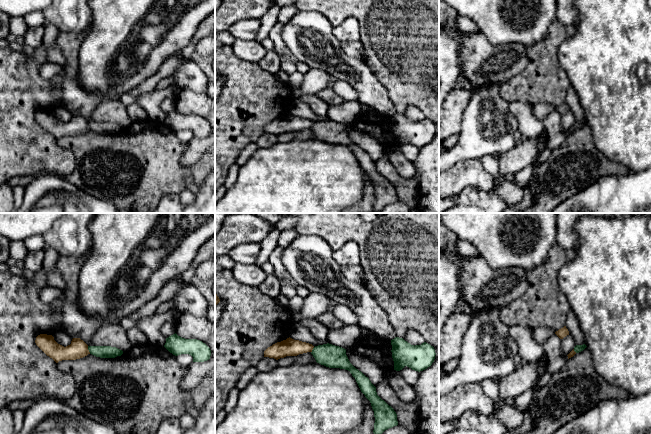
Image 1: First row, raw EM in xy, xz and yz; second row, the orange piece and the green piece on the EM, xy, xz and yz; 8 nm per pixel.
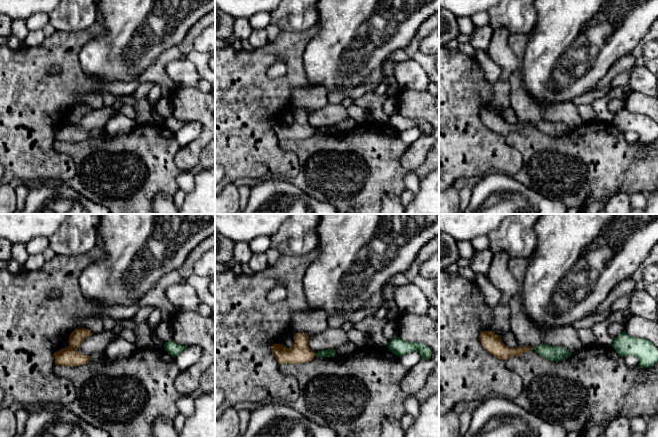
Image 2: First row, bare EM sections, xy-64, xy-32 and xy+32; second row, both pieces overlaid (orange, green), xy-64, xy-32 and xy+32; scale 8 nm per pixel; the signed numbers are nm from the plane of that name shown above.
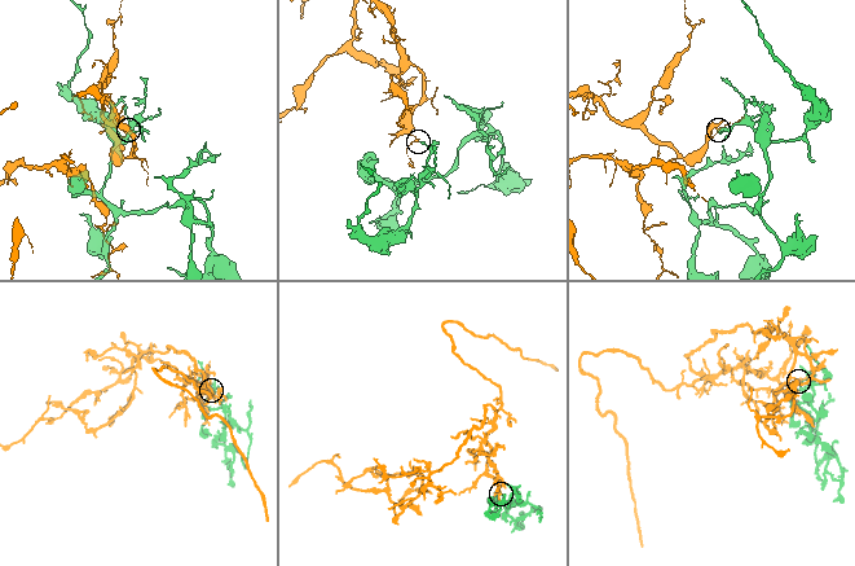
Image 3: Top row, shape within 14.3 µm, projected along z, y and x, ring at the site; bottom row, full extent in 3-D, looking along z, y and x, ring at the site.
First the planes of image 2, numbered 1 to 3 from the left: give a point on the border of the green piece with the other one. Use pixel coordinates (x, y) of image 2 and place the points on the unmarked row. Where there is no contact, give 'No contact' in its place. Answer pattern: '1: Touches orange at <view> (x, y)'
1: No contact
2: No contact
3: No contact

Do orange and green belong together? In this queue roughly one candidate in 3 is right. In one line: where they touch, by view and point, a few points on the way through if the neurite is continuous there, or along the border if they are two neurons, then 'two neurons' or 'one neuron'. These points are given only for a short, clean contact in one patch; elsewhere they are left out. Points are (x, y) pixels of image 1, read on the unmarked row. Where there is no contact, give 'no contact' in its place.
xy (88, 126) | along xy (87, 122), (90, 129) | two neurons

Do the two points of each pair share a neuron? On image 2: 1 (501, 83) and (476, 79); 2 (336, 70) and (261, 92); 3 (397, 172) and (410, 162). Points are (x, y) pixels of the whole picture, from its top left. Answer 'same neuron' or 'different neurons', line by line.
1: different neurons
2: different neurons
3: different neurons

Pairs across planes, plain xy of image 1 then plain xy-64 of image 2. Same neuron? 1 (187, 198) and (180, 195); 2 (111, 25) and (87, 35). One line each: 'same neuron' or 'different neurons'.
1: same neuron
2: different neurons

